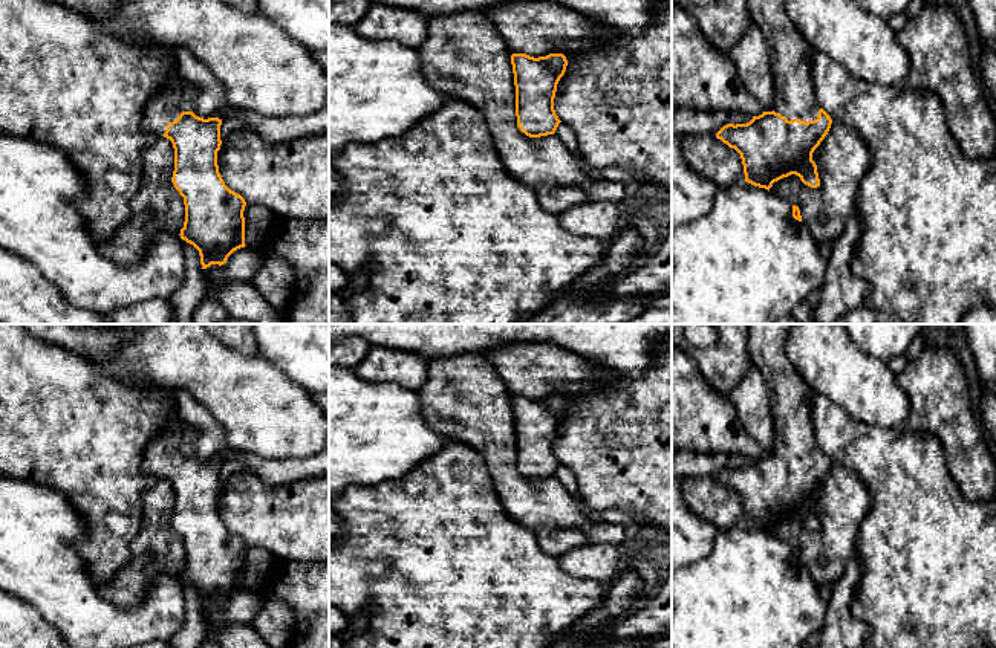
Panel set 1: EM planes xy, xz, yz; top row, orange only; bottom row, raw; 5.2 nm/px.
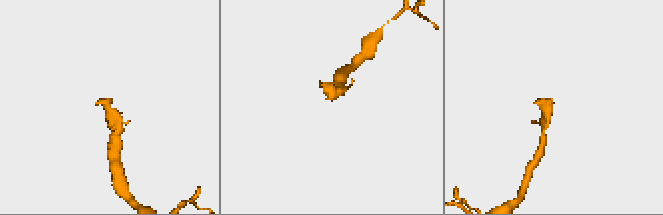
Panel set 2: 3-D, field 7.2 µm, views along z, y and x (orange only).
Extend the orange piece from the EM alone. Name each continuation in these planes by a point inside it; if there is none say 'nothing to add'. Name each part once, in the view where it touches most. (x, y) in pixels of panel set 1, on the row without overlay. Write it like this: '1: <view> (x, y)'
1: xy (210, 442)

